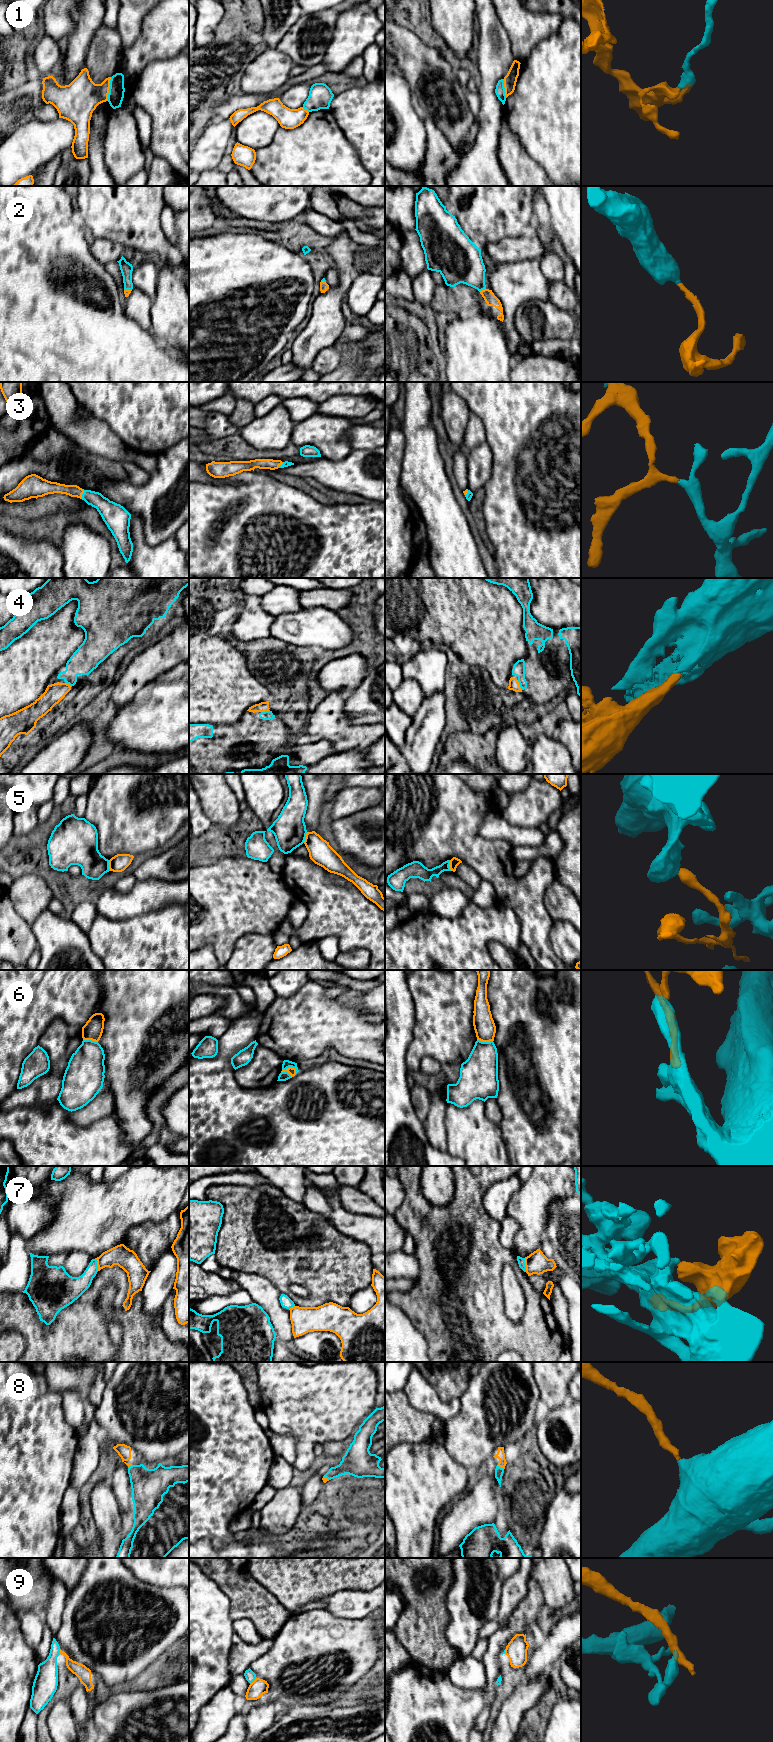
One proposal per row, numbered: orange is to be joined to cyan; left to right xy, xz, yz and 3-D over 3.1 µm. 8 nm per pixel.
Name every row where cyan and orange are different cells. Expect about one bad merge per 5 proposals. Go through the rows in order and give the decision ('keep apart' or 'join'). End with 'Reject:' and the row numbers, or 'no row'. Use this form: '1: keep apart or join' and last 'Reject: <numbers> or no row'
1: keep apart
2: join
3: join
4: join
5: keep apart
6: keep apart
7: join
8: join
9: keep apart
Reject: 1, 5, 6, 9

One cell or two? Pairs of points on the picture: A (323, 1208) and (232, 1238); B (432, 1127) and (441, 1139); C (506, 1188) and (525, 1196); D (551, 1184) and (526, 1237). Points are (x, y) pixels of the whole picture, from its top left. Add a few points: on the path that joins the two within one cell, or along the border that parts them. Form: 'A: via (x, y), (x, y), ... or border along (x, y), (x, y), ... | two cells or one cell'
A: border along (301, 1203), (311, 1211), (318, 1212), (327, 1218) | two cells
B: via (435, 1130), (438, 1136) | one cell
C: border along (522, 1184), (511, 1196), (507, 1207), (507, 1214) | two cells
D: via (538, 1197), (531, 1204), (531, 1224) | one cell

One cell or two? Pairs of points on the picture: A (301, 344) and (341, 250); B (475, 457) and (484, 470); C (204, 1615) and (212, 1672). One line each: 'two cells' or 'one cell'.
A: one cell
B: one cell
C: one cell

